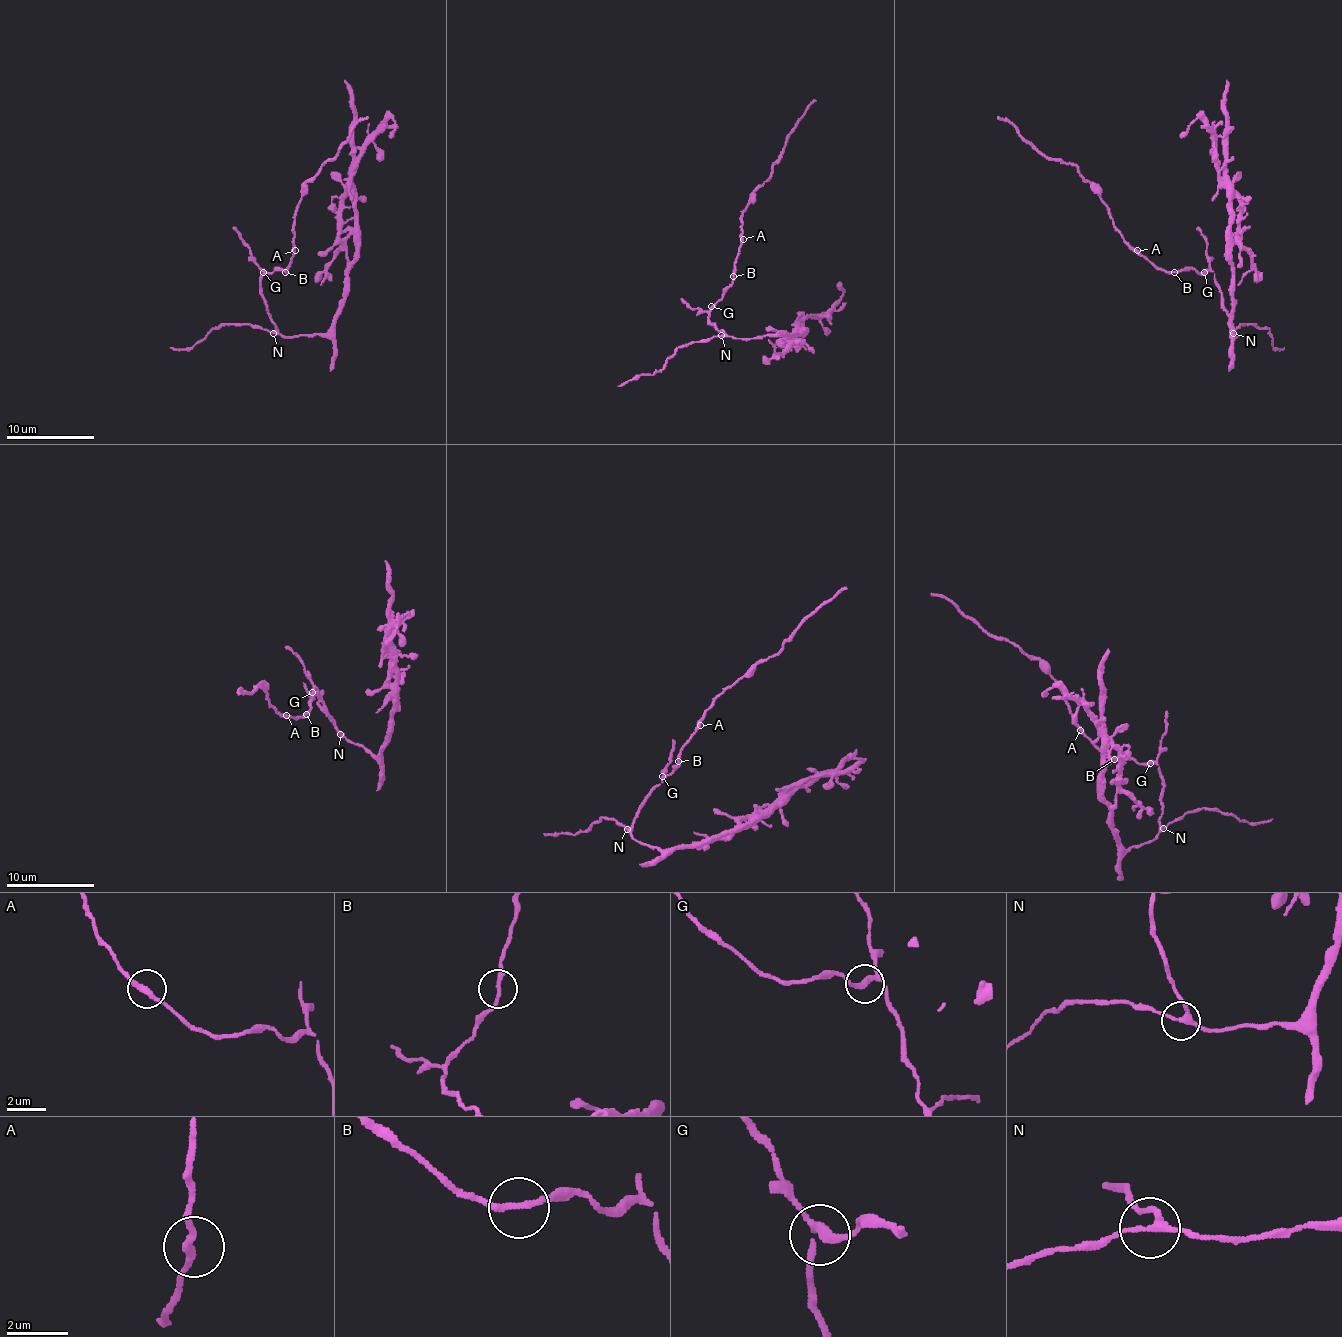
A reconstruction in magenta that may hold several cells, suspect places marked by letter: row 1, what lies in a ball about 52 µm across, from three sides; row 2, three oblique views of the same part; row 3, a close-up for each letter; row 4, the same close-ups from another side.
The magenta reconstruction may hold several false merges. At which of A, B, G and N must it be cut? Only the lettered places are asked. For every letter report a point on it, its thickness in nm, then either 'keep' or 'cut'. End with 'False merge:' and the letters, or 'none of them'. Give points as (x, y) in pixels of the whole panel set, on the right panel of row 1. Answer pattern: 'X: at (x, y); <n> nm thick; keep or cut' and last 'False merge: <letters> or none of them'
A: at (1137, 250); 240 nm thick; keep
B: at (1174, 272); 190 nm thick; keep
G: at (1204, 272); 220 nm thick; keep
N: at (1233, 333); 200 nm thick; keep
False merge: none of them

